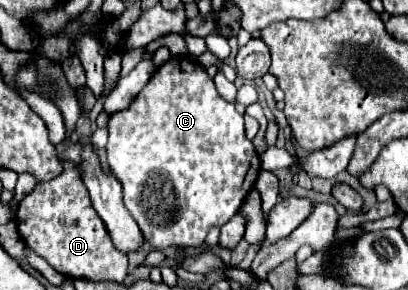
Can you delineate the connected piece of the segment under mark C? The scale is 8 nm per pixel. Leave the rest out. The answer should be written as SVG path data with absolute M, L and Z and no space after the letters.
M171 59L167 61L163 67L159 67L155 71L155 75L149 79L149 83L141 89L141 93L133 99L133 103L119 111L113 113L109 119L109 141L107 141L107 159L109 159L109 167L111 171L117 175L117 179L121 179L123 183L123 199L125 199L125 207L129 207L133 219L137 221L137 225L143 231L145 241L149 241L155 249L167 249L167 247L201 247L209 229L211 227L223 227L243 205L247 193L253 189L259 169L261 169L261 159L253 147L253 143L245 137L245 127L243 127L243 115L239 115L235 111L235 105L227 103L215 89L215 83L211 77L207 77L203 67L185 67L183 59Z

